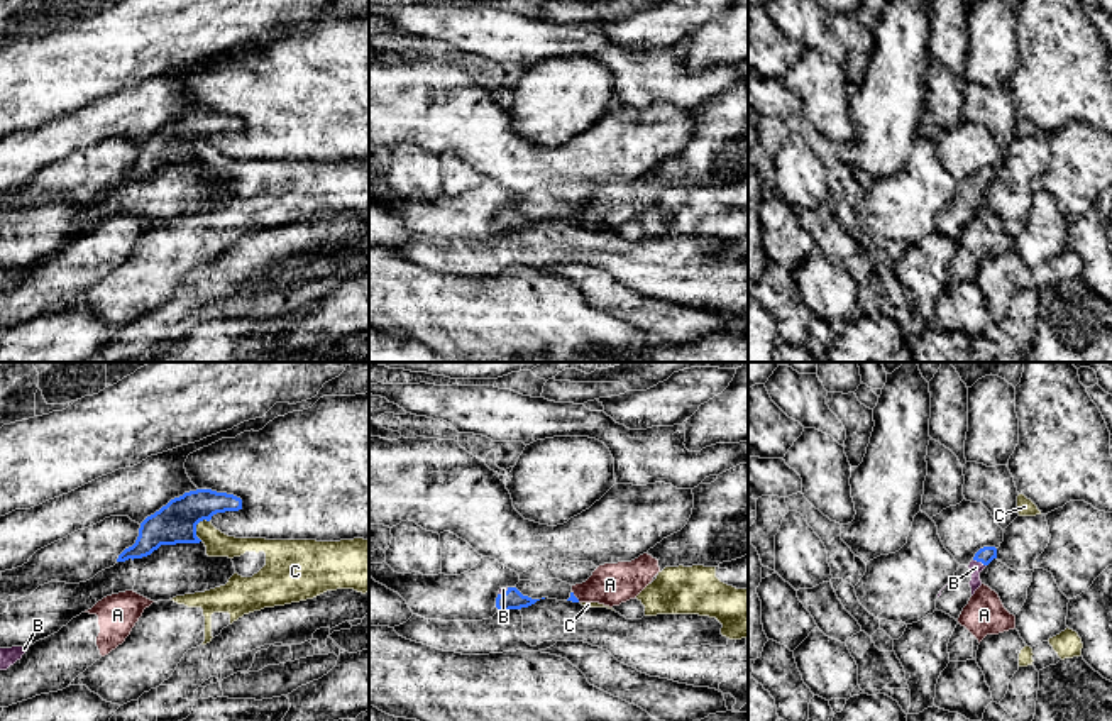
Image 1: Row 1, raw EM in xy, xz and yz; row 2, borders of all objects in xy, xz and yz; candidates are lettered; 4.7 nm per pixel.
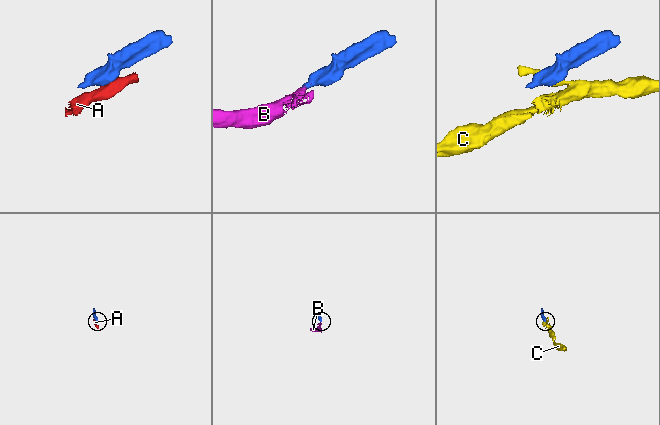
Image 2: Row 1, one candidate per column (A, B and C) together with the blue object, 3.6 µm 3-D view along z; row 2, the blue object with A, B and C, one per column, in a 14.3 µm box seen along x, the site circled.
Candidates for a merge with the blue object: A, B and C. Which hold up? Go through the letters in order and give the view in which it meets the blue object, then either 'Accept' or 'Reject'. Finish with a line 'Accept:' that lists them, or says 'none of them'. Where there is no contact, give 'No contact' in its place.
A: Touches blue in xz. Reject
B: Touches blue in yz. Accept
C: Touches blue in xy. Reject
Accept: B

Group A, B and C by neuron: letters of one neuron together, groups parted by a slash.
A / B / C

